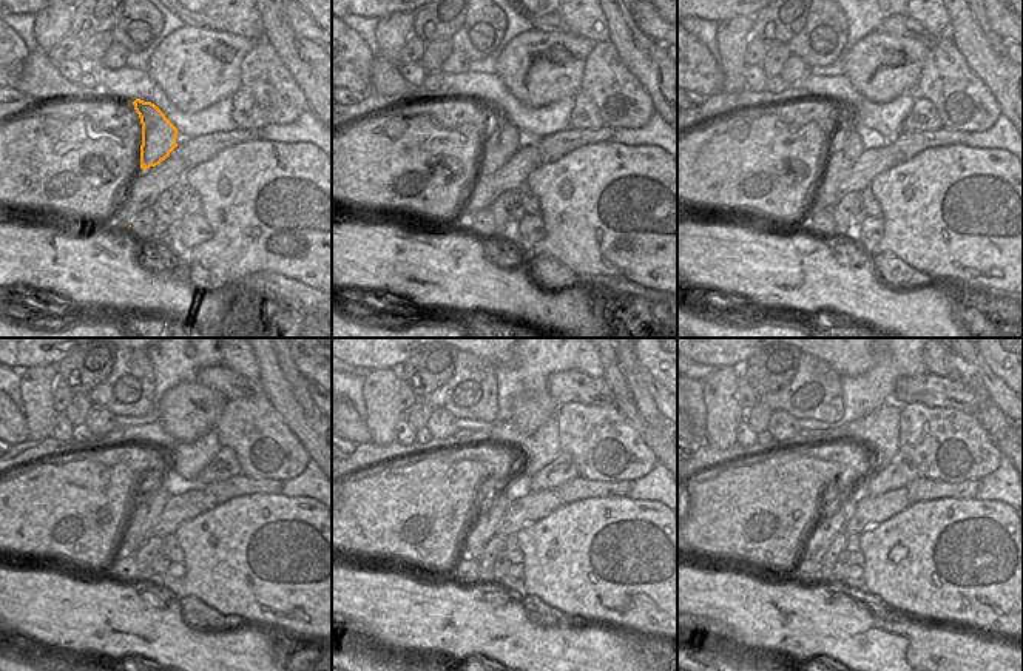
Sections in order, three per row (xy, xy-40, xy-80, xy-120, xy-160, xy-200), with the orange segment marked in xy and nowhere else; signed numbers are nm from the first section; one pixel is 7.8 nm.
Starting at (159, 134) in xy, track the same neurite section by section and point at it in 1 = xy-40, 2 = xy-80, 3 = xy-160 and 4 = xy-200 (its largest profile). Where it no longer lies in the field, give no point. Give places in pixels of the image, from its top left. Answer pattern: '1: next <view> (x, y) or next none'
1: next xy-40 (502, 142)
2: next xy-80 (846, 147)
3: next xy-160 (485, 526)
4: next xy-200 (809, 568)

